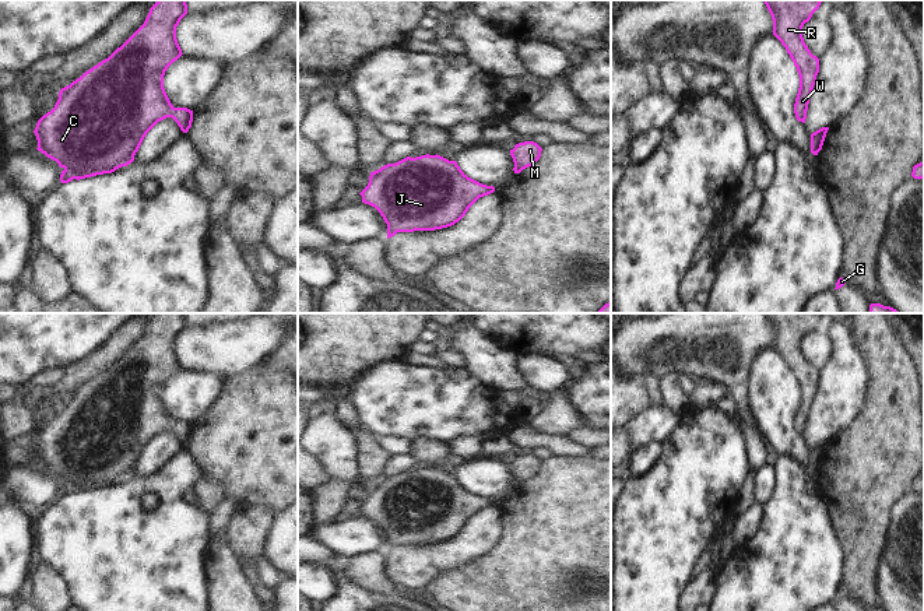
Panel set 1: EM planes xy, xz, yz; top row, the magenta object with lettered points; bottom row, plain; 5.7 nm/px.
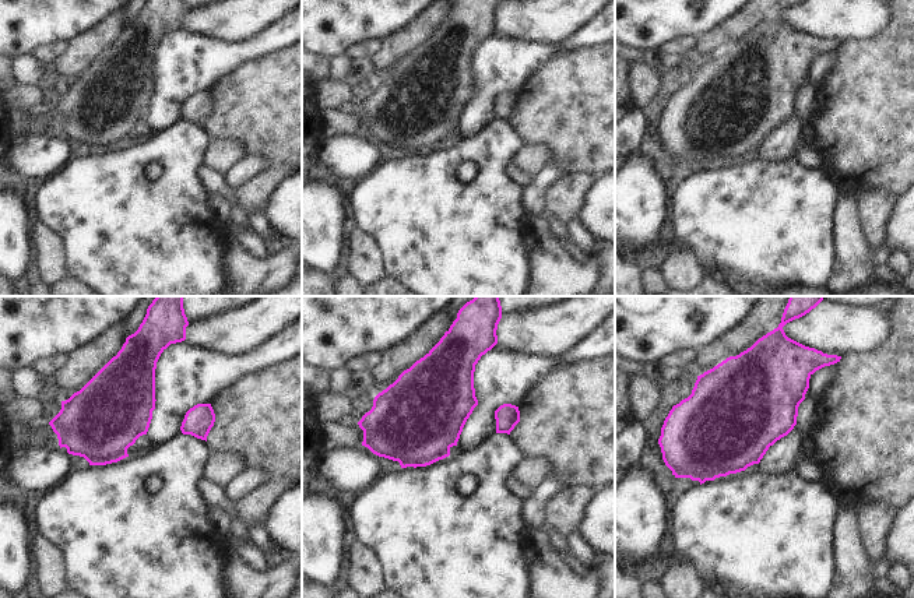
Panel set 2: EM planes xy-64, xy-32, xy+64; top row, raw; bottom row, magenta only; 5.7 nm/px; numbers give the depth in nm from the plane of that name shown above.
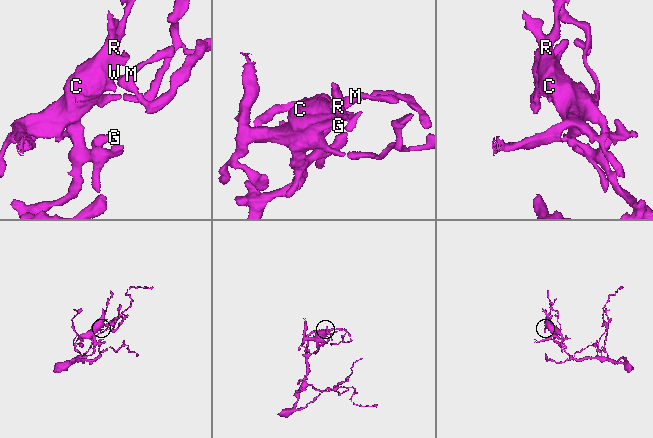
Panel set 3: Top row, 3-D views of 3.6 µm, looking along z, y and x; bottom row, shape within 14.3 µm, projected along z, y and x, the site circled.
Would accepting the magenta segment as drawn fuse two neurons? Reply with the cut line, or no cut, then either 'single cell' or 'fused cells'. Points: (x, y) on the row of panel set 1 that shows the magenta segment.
cut none; single cell

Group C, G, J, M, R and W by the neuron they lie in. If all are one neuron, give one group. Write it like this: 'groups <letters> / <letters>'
groups C G J M R W

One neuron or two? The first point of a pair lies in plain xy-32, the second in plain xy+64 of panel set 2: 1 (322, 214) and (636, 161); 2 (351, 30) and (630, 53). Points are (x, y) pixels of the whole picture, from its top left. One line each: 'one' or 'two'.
1: one
2: two

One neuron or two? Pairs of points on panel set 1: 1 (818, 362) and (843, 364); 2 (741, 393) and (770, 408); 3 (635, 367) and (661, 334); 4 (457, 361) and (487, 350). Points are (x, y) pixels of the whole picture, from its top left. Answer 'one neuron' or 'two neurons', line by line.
1: two neurons
2: two neurons
3: one neuron
4: two neurons

